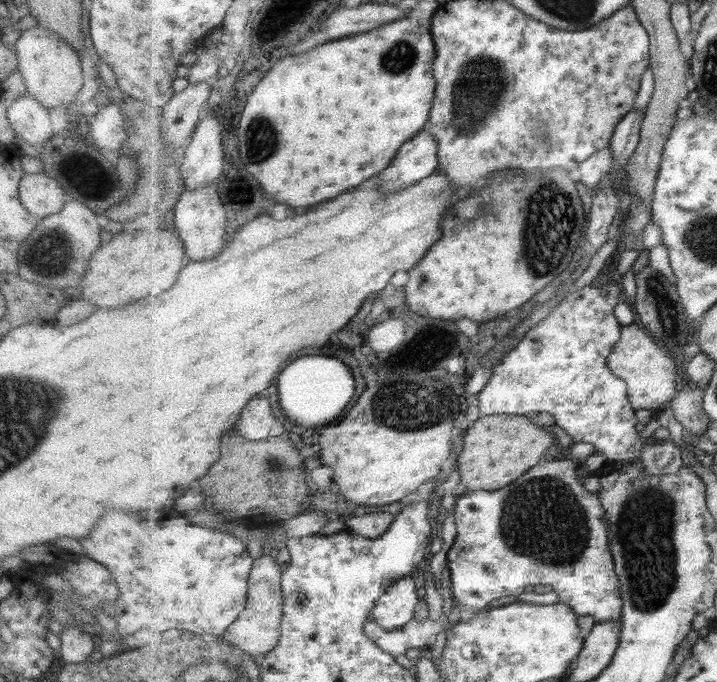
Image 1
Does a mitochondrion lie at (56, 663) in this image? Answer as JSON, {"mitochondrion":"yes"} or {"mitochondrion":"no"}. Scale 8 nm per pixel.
{"mitochondrion":"no"}

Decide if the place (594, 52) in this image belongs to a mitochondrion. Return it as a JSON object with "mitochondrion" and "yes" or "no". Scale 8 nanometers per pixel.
{"mitochondrion":"no"}

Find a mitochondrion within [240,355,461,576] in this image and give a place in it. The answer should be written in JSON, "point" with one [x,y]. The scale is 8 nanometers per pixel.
{"point":[428,415]}

